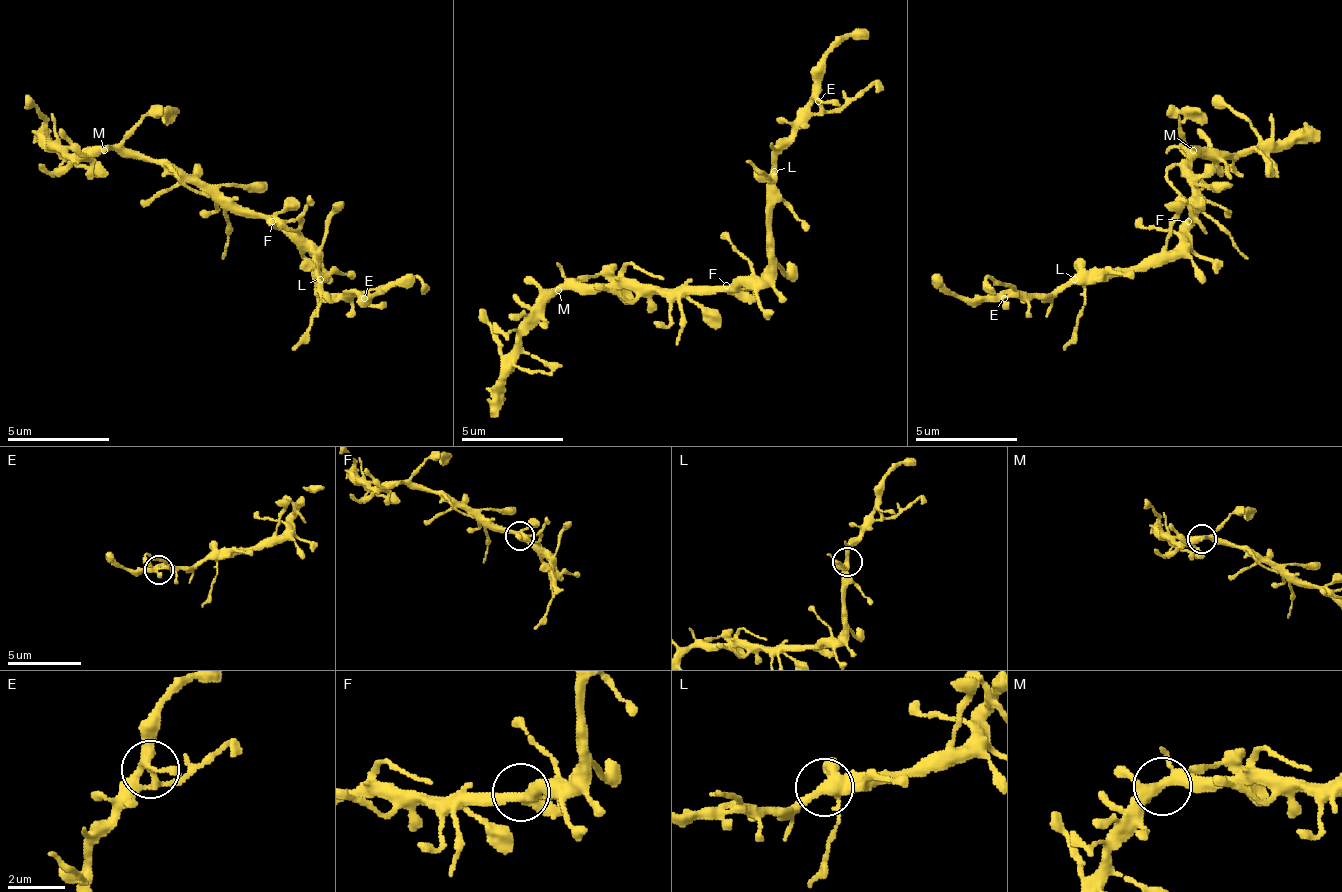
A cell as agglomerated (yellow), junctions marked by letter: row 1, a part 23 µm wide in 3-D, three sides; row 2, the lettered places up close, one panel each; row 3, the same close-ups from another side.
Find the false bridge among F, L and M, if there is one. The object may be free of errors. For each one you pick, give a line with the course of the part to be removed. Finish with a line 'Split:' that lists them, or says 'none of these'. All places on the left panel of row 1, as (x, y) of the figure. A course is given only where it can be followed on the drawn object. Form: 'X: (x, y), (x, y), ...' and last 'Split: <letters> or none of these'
Split: none of these

